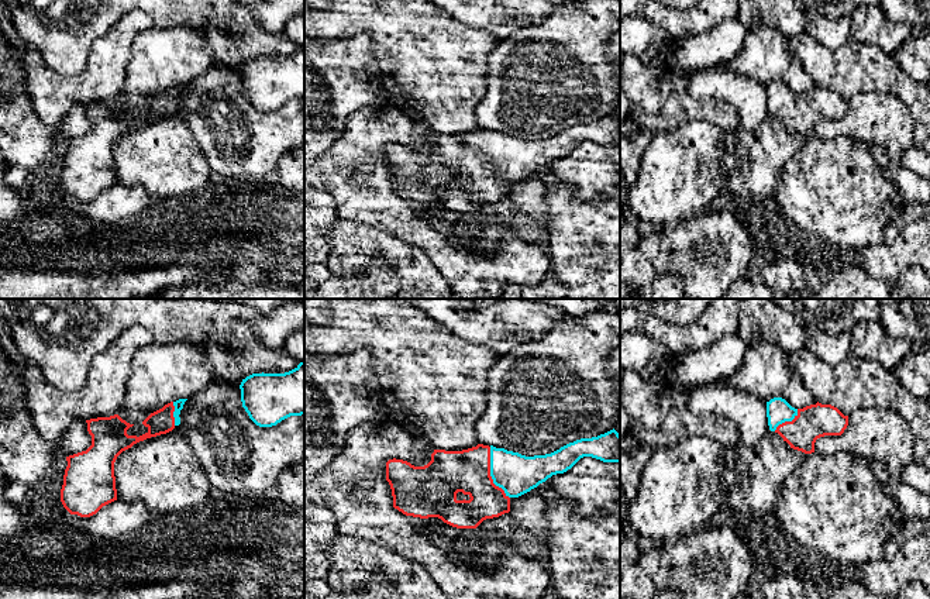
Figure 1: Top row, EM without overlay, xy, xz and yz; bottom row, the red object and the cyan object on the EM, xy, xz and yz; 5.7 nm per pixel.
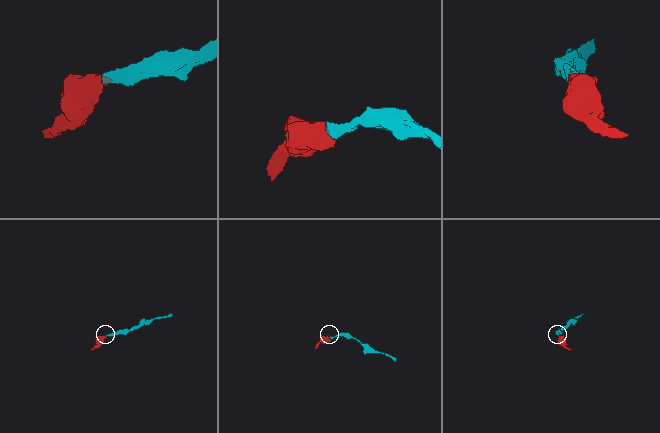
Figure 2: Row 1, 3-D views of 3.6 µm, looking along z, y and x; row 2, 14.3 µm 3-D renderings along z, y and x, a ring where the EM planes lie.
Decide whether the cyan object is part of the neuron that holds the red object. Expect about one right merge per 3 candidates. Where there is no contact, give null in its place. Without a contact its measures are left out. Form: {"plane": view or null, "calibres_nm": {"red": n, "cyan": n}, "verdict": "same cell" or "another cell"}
{"plane": "xz", "calibres_nm": {"red": 260, "cyan": 240}, "verdict": "same cell"}

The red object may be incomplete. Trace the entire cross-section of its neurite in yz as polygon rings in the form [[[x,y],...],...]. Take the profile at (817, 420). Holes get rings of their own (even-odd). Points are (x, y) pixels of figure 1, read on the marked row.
[[[782,397],[767,402],[767,417],[771,431],[778,433],[790,448],[805,454],[814,452],[817,438],[841,436],[848,426],[848,416],[831,405],[817,402],[795,409]]]

